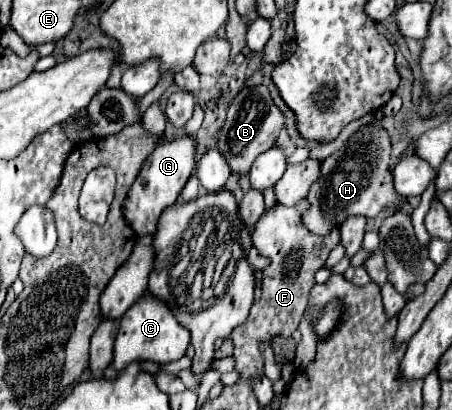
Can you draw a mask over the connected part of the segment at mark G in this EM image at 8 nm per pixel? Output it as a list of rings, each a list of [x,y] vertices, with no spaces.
[[[181,136],[171,142],[163,142],[147,156],[143,168],[139,170],[139,176],[135,178],[123,202],[123,216],[137,236],[147,236],[155,232],[159,216],[163,214],[163,210],[167,210],[177,202],[193,168],[195,168],[195,140],[191,136]]]

